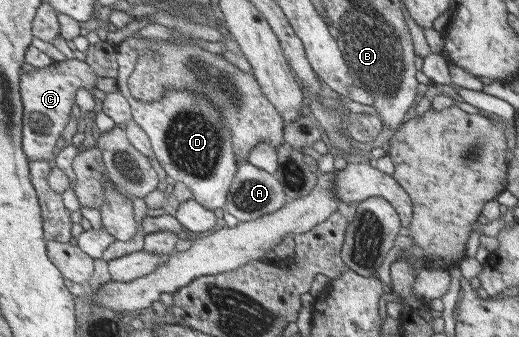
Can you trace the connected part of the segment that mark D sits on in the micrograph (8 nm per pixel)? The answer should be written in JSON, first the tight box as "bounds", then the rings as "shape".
{"bounds":[117,35,238,210],"shape":[[[130,35],[118,44],[117,60],[119,63],[119,75],[117,86],[123,95],[130,102],[132,112],[134,112],[134,121],[136,121],[148,134],[152,148],[156,152],[157,163],[162,175],[168,175],[175,181],[182,182],[194,196],[194,199],[202,206],[206,206],[208,210],[216,210],[216,208],[224,208],[227,204],[229,188],[232,187],[232,181],[238,173],[238,164],[236,160],[235,143],[232,142],[232,130],[229,122],[226,121],[226,115],[222,114],[222,110],[216,106],[214,100],[210,100],[208,96],[200,94],[200,92],[192,92],[192,90],[168,90],[164,98],[154,102],[144,102],[138,100],[132,92],[128,81],[132,71],[136,69],[136,64],[140,54],[146,54],[146,51],[151,48],[152,39],[141,36]]]}

